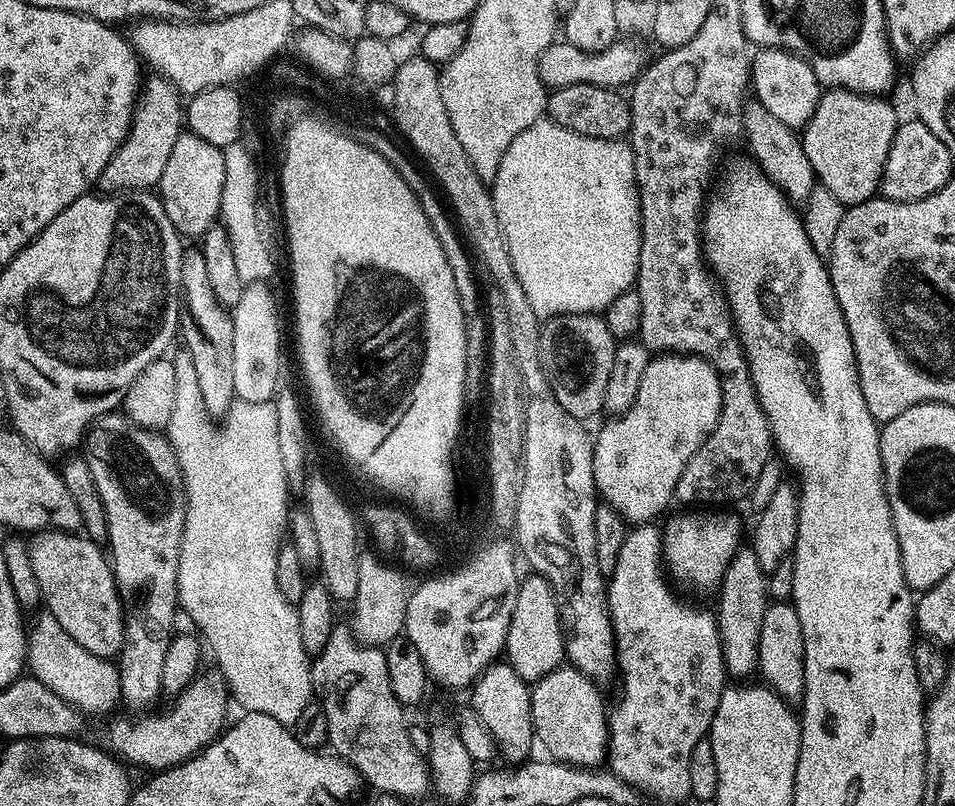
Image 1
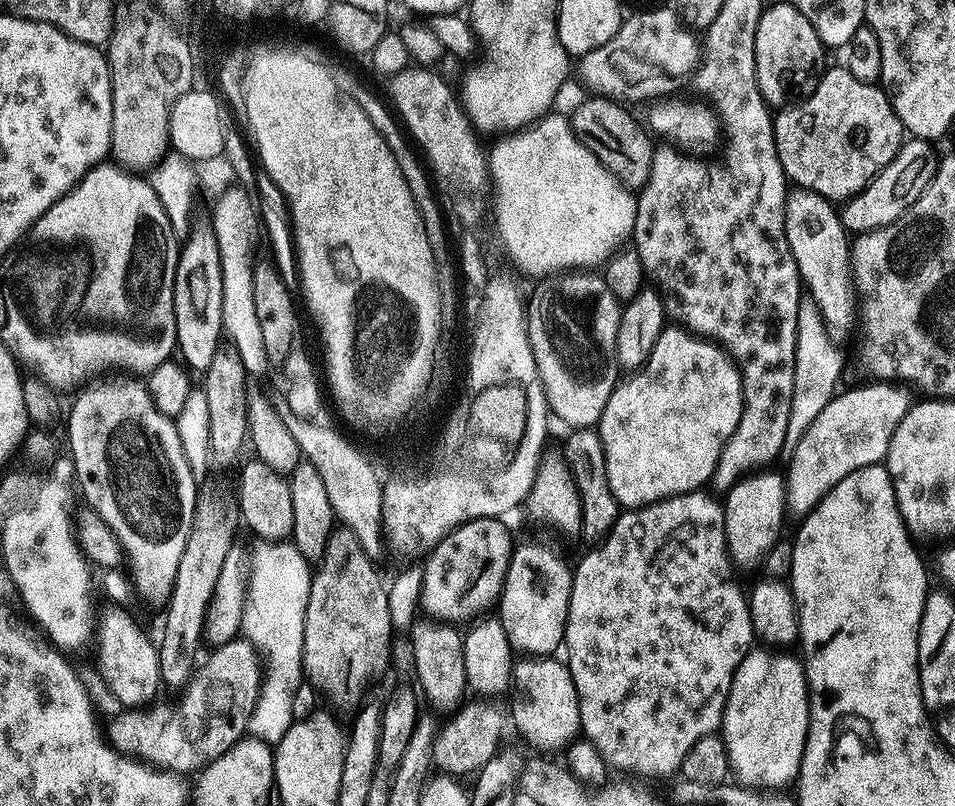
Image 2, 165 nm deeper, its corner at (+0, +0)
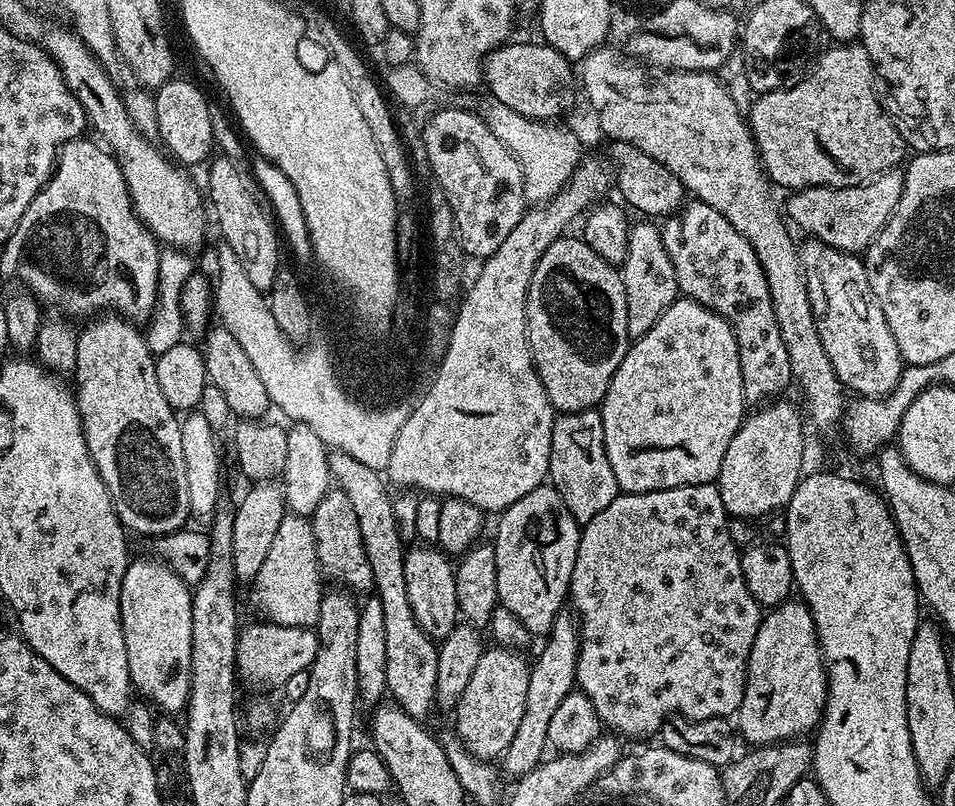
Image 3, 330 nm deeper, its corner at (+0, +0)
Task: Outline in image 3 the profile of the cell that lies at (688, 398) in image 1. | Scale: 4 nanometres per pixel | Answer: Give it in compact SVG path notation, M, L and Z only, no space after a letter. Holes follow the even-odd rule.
M687 298L676 299L668 307L666 314L662 314L662 318L658 318L658 322L654 322L654 326L650 326L650 330L646 330L646 334L635 337L629 343L626 358L622 358L598 411L602 418L606 458L610 458L610 470L614 470L614 478L618 482L621 493L657 492L687 484L713 483L720 475L722 458L726 458L726 446L730 446L730 438L734 438L734 434L746 419L740 355L738 354L738 342L734 338L734 330L721 316L714 314L706 306Z

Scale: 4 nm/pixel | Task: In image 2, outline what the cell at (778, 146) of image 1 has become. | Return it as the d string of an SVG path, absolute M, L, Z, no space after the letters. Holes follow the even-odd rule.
M793 187L784 207L784 229L803 287L813 296L831 335L839 338L846 335L851 328L853 331L858 306L852 287L850 236L833 201L809 188Z

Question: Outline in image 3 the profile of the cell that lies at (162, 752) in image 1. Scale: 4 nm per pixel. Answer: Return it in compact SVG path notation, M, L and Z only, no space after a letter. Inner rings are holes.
M271 622L248 624L236 637L236 667L241 681L252 688L283 689L293 674L307 672L320 650L320 637L310 628L282 626Z

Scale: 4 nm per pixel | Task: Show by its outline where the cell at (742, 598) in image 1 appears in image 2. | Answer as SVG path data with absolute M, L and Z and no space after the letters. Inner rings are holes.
M773 470L749 474L732 487L723 497L724 529L728 543L728 557L733 565L744 572L752 572L763 565L766 554L782 539L780 527L786 517L784 503L784 476Z

